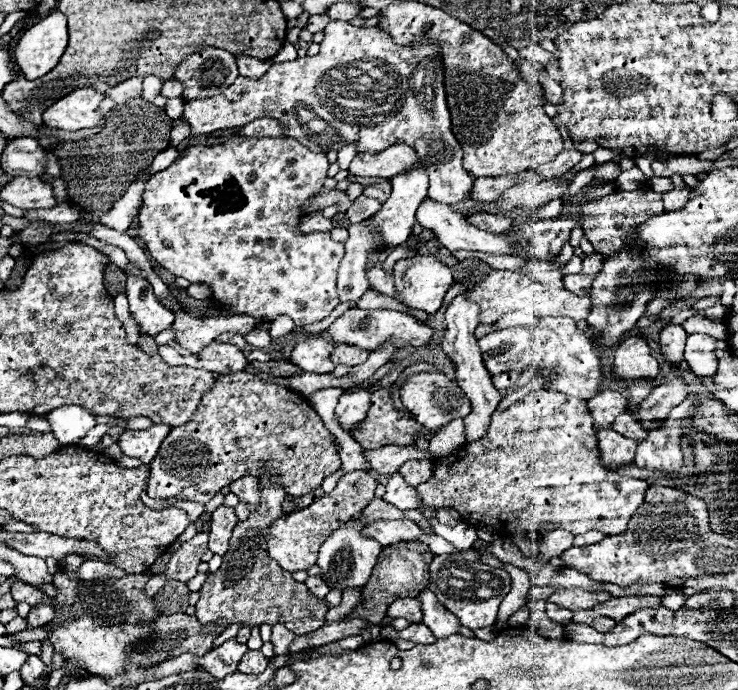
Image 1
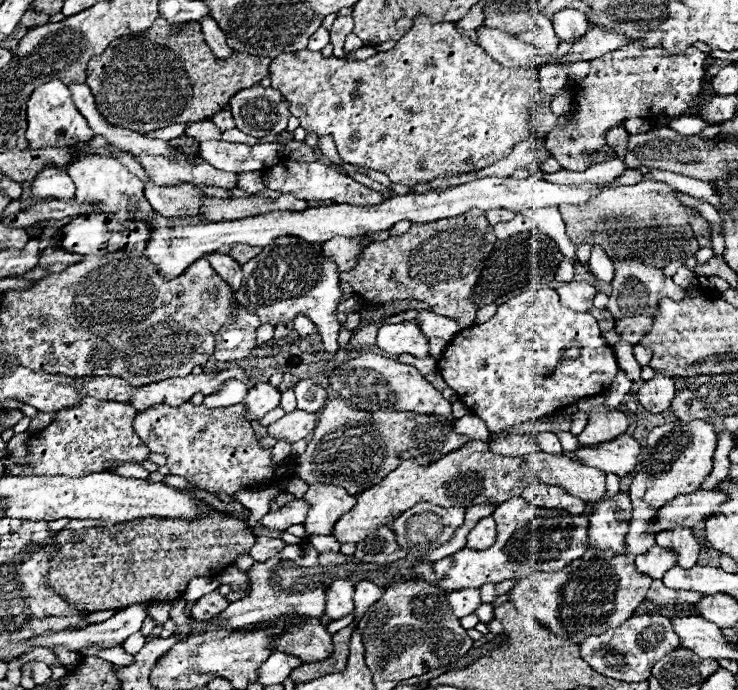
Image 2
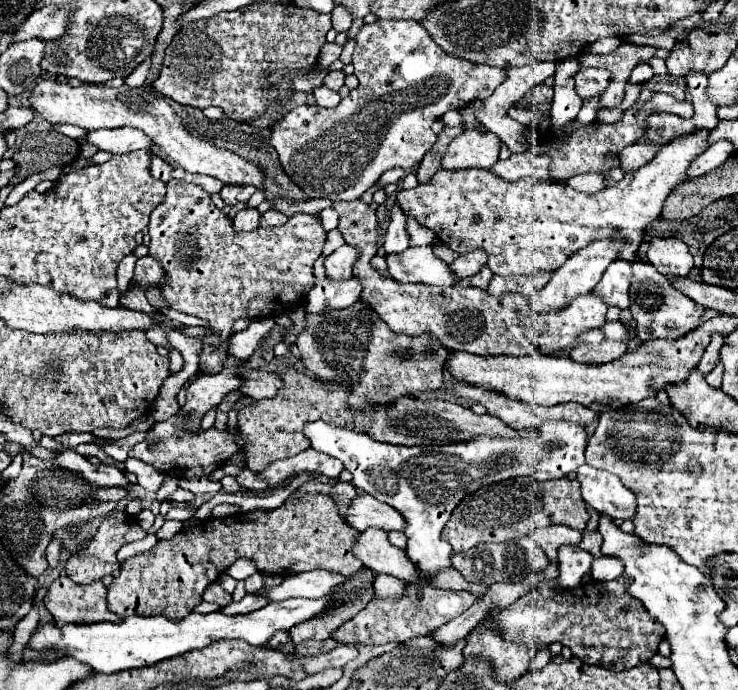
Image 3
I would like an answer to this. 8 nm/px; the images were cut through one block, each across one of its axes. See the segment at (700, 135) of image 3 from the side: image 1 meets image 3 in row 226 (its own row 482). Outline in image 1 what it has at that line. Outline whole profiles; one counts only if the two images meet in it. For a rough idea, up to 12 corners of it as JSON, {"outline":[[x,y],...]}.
{"outline":[[532,390],[416,486],[498,536],[626,532],[646,480]]}

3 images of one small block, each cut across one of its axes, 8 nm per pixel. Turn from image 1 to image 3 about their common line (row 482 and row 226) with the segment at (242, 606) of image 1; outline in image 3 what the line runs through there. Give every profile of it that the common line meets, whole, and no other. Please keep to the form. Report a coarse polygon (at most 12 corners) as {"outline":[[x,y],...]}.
{"outline":[[278,210],[260,216],[262,228],[274,228],[288,222],[288,216]]}

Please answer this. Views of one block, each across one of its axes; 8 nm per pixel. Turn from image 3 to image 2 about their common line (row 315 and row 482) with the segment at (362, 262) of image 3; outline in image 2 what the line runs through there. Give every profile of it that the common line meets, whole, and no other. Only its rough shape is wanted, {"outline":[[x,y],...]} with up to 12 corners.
{"outline":[[490,442],[404,460],[356,496],[332,530],[358,544],[418,502],[502,504],[530,482],[584,502],[606,472]]}

